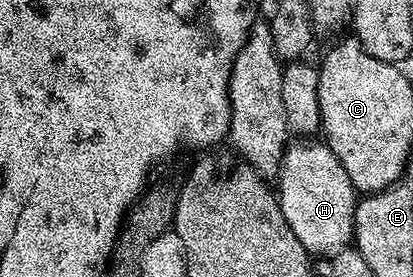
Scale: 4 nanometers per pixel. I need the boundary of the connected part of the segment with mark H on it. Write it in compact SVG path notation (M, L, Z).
M301 139L298 141L301 141L298 145L290 144L285 150L275 189L279 194L283 219L287 219L291 231L295 231L295 236L299 238L299 243L303 243L303 247L310 255L328 255L334 253L336 249L346 248L354 240L353 224L359 194L353 188L351 179L347 179L347 171L343 171L343 163L339 163L335 151L331 151L331 147L325 144L324 140Z

